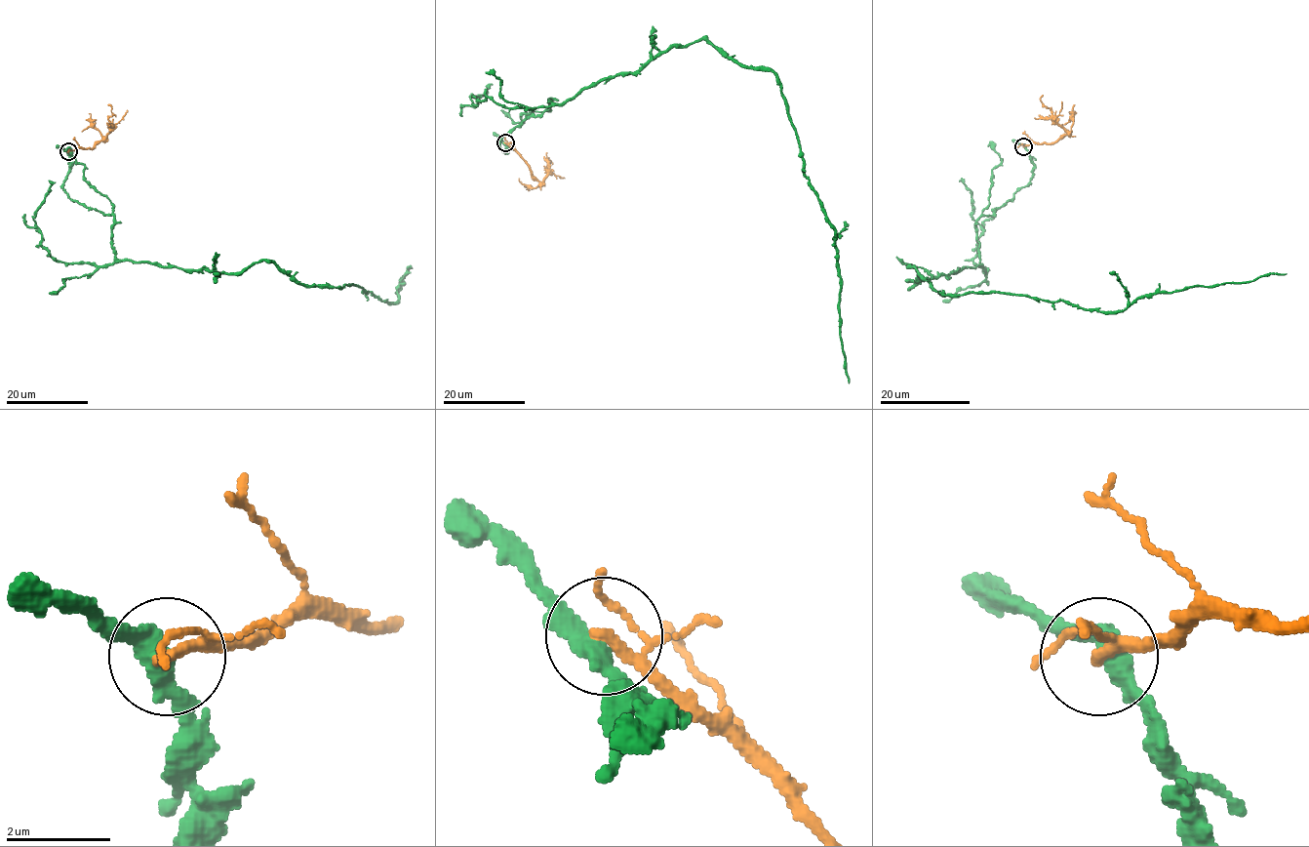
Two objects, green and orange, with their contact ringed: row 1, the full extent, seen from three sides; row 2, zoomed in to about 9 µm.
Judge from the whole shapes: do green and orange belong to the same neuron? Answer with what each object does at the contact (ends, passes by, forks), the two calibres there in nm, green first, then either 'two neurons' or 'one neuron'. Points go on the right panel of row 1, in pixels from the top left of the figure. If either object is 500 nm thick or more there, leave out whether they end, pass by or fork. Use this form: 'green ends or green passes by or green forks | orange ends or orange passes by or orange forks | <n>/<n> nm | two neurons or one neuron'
green passes by | orange passes by | 400/170 nm | two neurons

